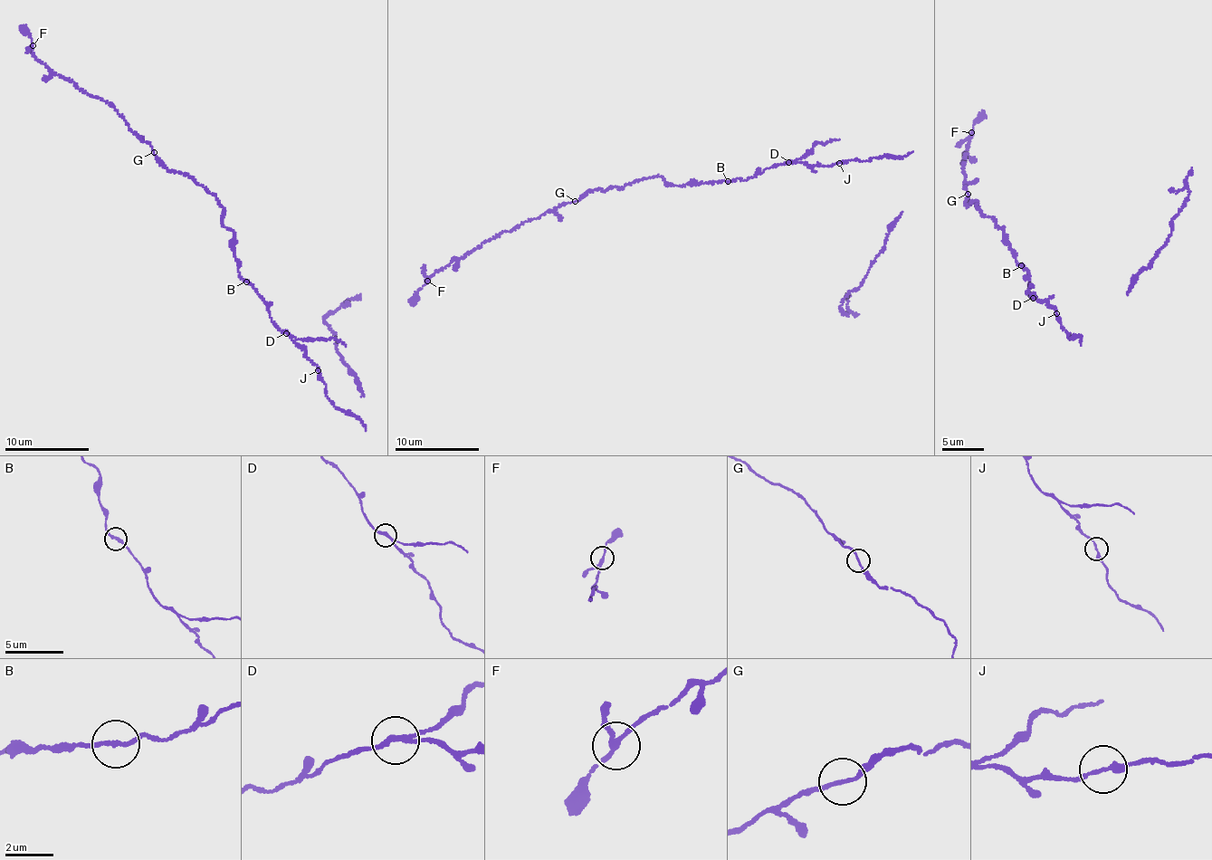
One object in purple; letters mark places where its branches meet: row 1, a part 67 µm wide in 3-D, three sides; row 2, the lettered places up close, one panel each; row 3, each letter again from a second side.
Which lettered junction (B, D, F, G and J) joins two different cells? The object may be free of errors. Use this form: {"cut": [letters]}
{"cut": ["D"]}

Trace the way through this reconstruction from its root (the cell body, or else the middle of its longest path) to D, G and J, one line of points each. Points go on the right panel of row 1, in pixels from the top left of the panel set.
D: (1028, 272), (1028, 290), (1034, 297)
G: (1028, 272), (1016, 262), (1004, 228), (1001, 229), (978, 210), (975, 202), (967, 204), (968, 194)
J: (1028, 272), (1031, 296), (1044, 300), (1053, 305), (1056, 313)

